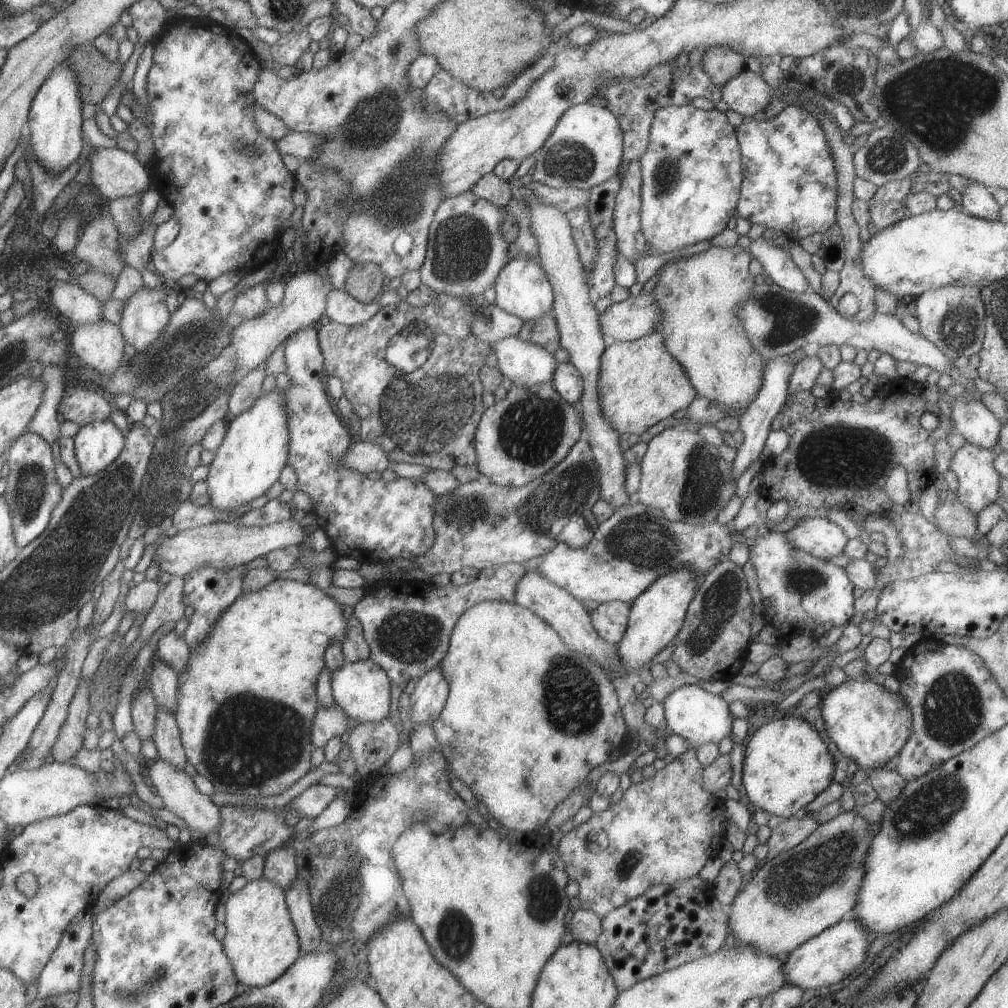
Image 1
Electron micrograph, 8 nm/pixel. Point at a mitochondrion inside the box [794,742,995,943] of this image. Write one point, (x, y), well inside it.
(926, 808)

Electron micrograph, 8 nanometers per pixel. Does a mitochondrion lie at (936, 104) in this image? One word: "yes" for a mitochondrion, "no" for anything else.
yes

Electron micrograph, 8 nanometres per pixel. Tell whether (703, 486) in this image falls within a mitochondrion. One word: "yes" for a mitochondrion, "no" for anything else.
yes

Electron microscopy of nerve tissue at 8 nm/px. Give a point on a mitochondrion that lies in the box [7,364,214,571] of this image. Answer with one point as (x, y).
(32, 480)

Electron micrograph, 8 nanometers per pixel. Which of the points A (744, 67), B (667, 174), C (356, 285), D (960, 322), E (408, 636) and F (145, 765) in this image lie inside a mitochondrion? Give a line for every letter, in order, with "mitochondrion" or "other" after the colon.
A: other
B: mitochondrion
C: other
D: mitochondrion
E: mitochondrion
F: other

